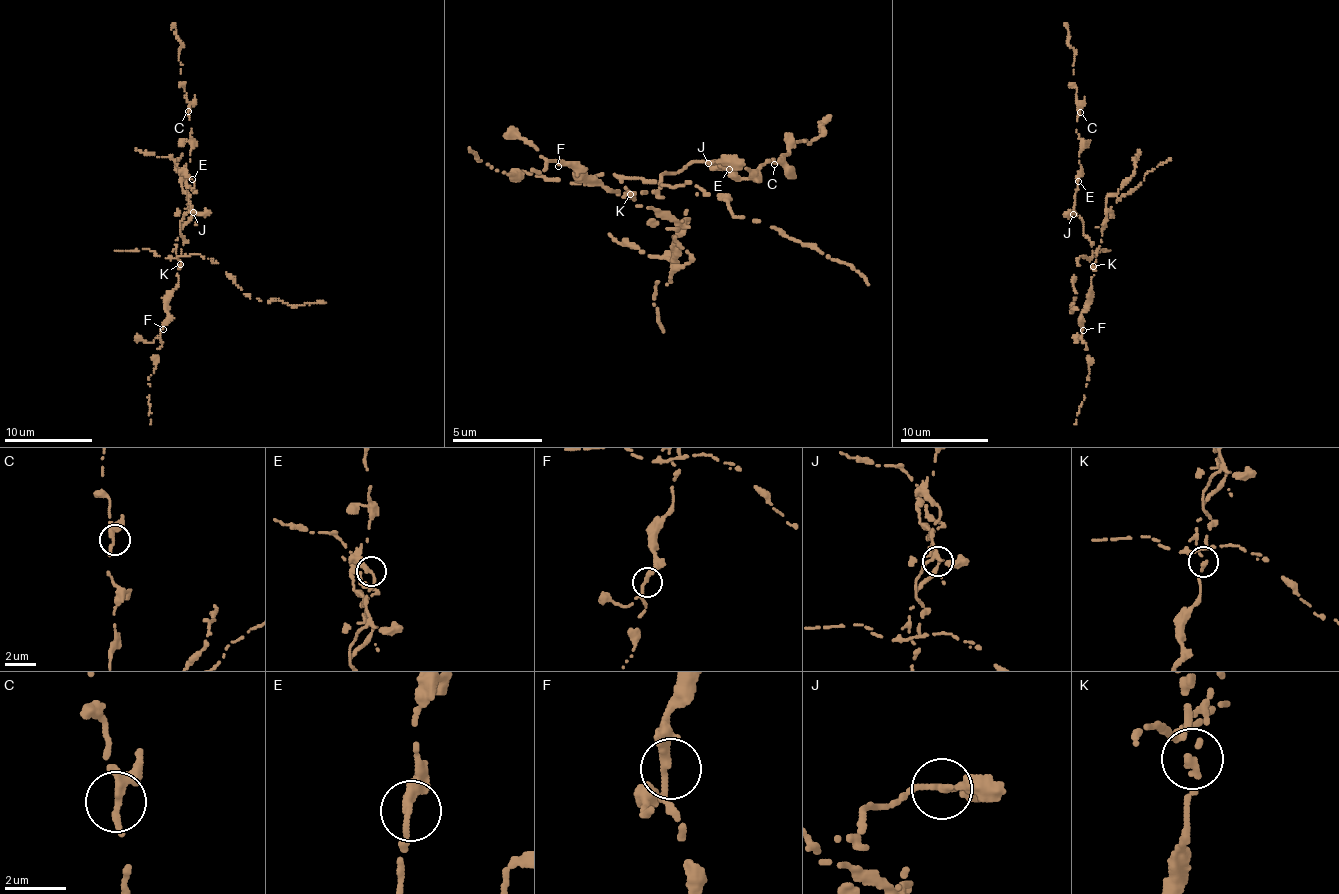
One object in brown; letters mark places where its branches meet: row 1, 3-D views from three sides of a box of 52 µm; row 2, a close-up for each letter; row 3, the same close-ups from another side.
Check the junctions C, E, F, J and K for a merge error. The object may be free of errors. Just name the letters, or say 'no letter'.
K

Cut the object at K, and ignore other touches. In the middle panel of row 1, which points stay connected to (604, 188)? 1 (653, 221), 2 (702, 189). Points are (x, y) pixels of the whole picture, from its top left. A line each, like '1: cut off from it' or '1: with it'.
1: cut off from it
2: cut off from it

